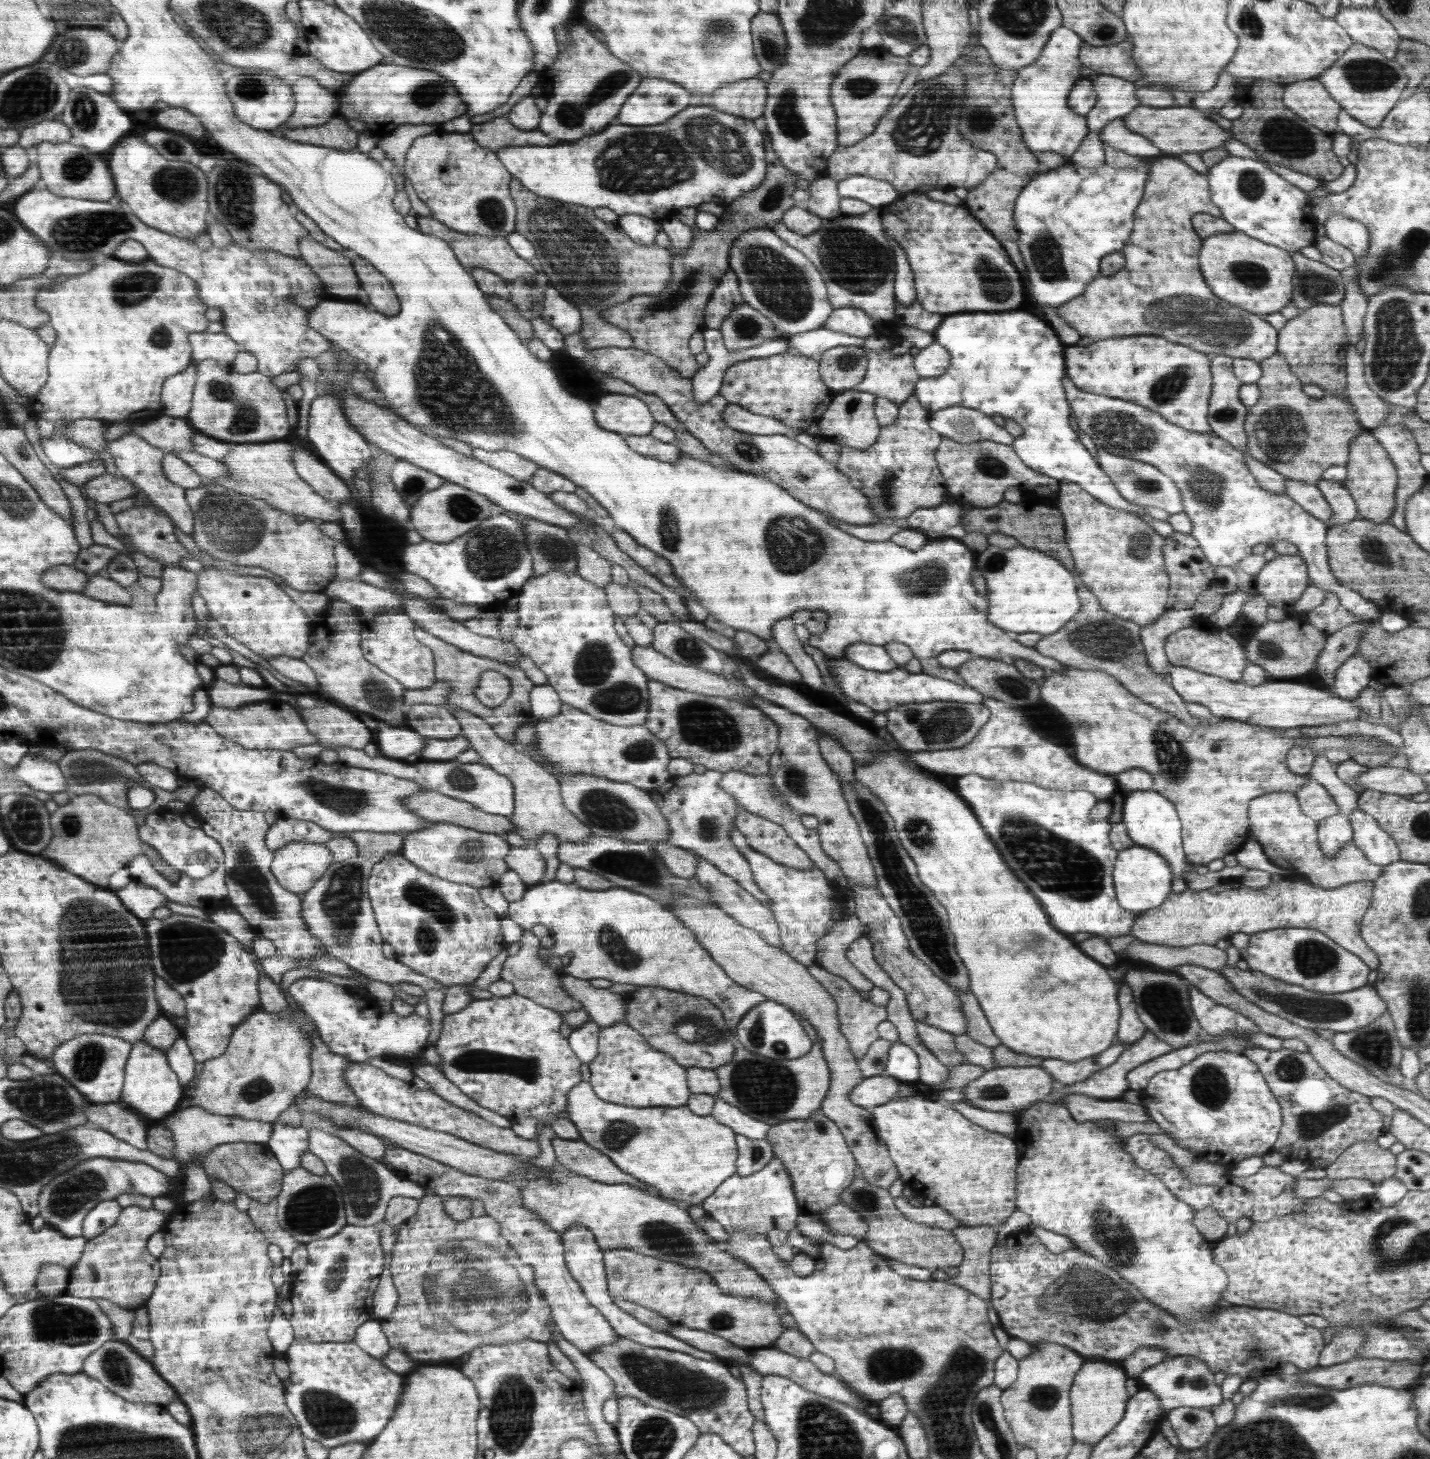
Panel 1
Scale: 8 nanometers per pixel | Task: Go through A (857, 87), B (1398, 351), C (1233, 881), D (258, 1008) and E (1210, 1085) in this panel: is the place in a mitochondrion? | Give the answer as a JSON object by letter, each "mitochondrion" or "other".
{"A":"mitochondrion","B":"mitochondrion","C":"other","D":"other","E":"mitochondrion"}

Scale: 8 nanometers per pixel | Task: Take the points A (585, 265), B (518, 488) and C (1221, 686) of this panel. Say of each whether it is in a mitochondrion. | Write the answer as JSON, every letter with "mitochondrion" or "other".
{"A":"mitochondrion","B":"other","C":"other"}

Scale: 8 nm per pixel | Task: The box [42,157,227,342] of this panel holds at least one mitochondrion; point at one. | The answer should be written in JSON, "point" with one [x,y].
{"point":[80,232]}

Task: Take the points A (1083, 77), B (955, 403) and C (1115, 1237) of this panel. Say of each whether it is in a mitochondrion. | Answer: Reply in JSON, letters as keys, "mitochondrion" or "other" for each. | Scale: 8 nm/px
{"A":"other","B":"other","C":"mitochondrion"}

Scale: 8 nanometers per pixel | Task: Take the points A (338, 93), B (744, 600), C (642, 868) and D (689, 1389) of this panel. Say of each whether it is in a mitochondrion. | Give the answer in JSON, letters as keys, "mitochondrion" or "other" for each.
{"A":"other","B":"other","C":"mitochondrion","D":"mitochondrion"}

